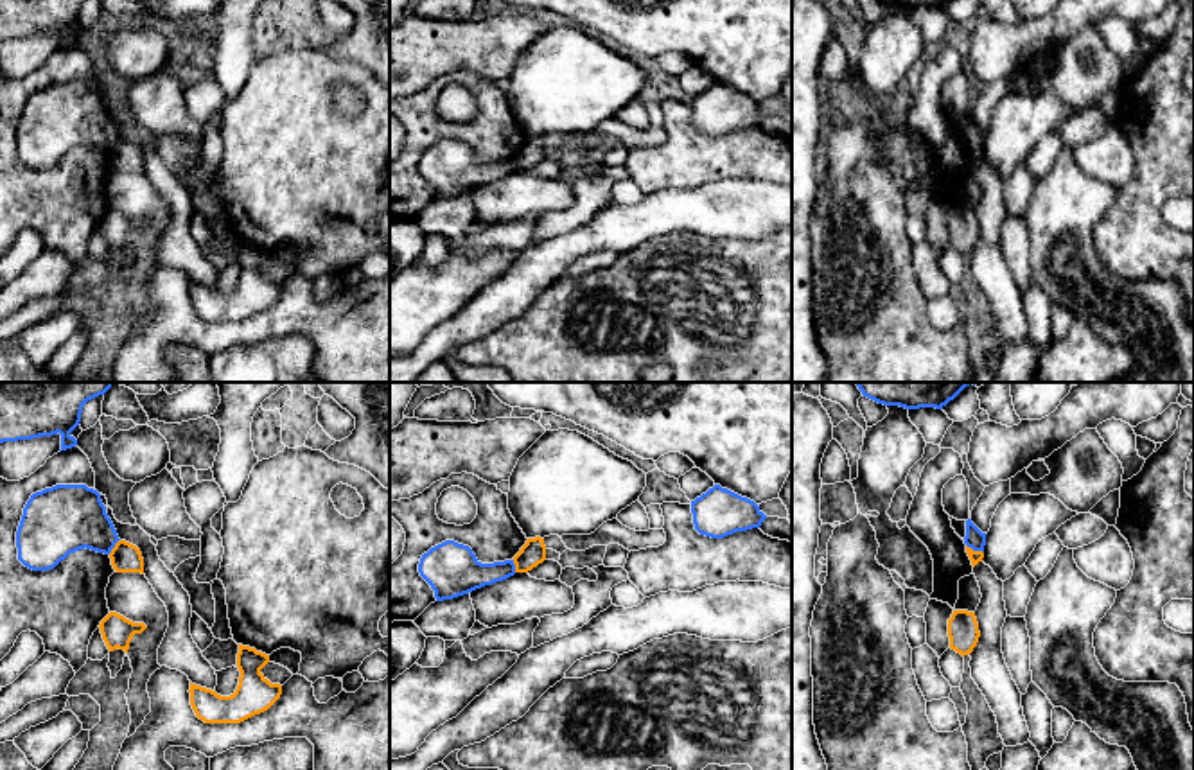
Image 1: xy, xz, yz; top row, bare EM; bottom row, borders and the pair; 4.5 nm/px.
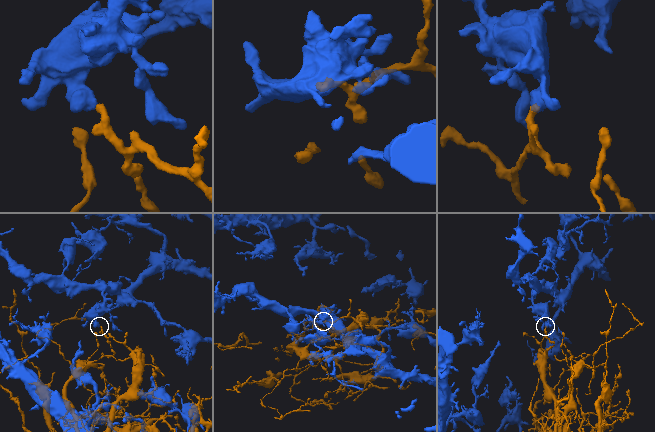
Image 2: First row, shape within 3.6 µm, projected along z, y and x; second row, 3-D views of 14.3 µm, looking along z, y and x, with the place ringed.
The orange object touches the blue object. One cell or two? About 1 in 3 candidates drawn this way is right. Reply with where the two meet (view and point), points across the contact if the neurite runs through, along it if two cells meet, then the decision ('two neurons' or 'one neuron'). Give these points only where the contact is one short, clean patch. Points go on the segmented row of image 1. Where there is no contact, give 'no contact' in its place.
yz (975, 551) | along yz (966, 544), (983, 553) | two neurons

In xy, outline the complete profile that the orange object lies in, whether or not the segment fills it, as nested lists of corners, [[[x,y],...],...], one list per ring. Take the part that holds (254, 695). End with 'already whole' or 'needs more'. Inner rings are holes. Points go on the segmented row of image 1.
[[[239,644],[239,686],[233,695],[221,696],[212,689],[190,682],[190,705],[205,723],[241,723],[268,711],[282,695],[280,684],[271,684],[260,669],[269,655]]]; already whole

